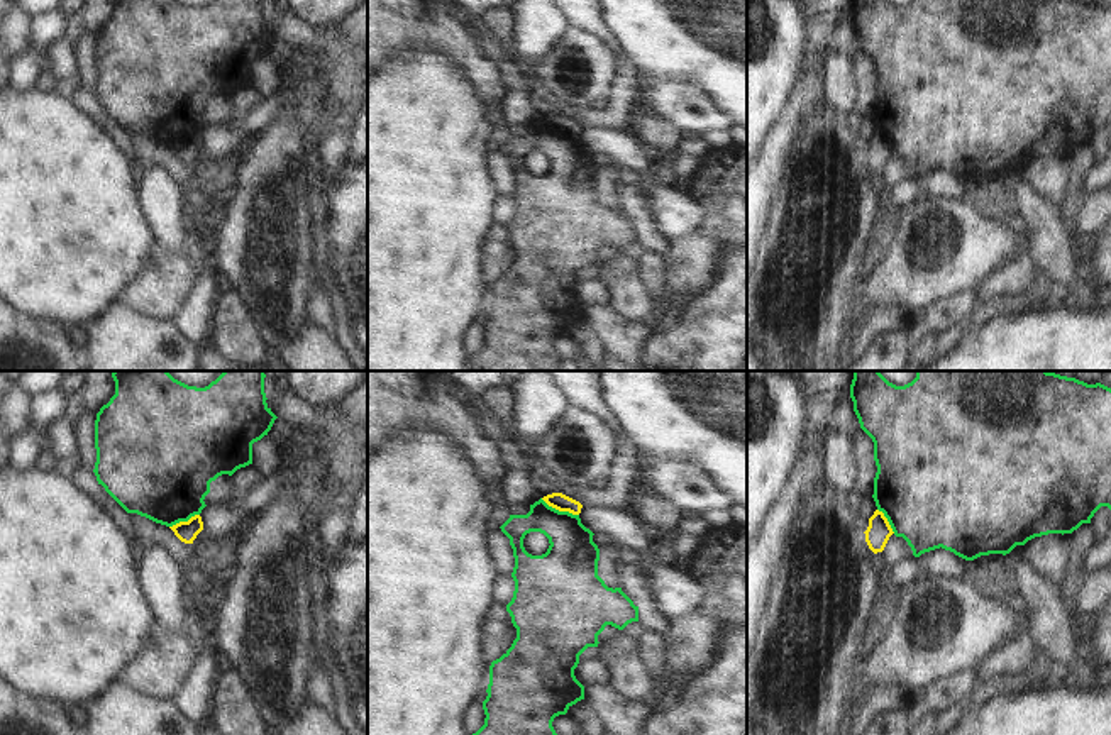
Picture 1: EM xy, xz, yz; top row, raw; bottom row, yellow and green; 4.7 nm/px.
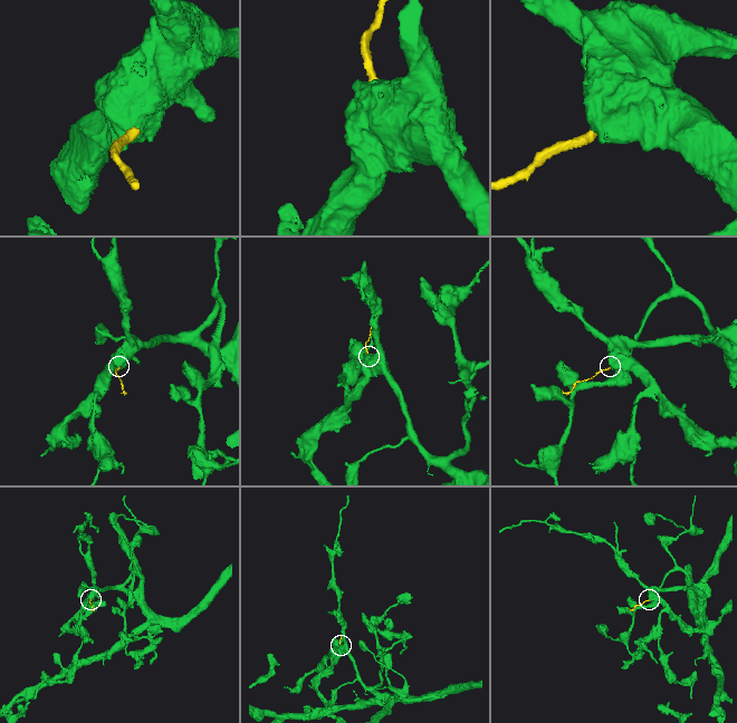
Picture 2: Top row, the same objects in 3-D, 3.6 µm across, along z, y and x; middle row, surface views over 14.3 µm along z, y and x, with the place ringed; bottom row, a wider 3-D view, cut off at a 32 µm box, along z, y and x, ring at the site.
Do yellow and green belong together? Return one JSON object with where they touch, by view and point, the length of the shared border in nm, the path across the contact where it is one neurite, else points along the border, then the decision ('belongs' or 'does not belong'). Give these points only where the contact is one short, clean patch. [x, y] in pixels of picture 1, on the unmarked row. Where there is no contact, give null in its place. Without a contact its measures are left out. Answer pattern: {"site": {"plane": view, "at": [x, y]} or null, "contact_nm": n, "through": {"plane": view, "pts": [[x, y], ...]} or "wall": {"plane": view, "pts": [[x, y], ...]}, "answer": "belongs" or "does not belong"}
{"site": {"plane": "xz", "at": [559, 131]}, "contact_nm": 200, "wall": {"plane": "xz", "pts": [[541, 119], [559, 131], [578, 136]]}, "answer": "does not belong"}

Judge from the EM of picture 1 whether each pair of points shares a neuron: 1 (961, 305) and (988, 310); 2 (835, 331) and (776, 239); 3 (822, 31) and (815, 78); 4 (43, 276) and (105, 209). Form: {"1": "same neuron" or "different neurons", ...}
{"1": "different neurons", "2": "same neuron", "3": "different neurons", "4": "same neuron"}

